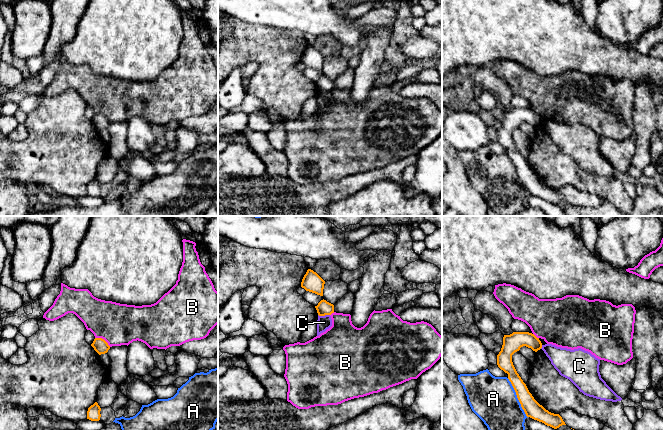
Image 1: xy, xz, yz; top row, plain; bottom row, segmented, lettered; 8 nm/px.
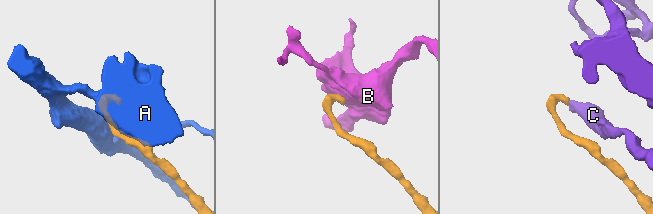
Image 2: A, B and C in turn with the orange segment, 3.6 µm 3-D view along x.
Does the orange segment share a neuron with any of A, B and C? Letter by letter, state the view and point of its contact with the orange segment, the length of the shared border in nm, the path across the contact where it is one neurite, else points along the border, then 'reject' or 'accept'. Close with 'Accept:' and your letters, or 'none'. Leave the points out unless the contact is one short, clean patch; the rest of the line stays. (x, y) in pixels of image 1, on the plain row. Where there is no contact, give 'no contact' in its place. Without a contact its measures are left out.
A: meets orange in yz at (517, 173); contact 360 nm long; border along yz (507, 154), (521, 184), (527, 192); reject
B: meets orange in xy at (103, 115); contact 150 nm long; border along xy (95, 113), (101, 113), (110, 122); reject
C: meets orange in xz at (324, 91); contact 100 nm long; border along xz (318, 90), (329, 91); reject
Accept: none

